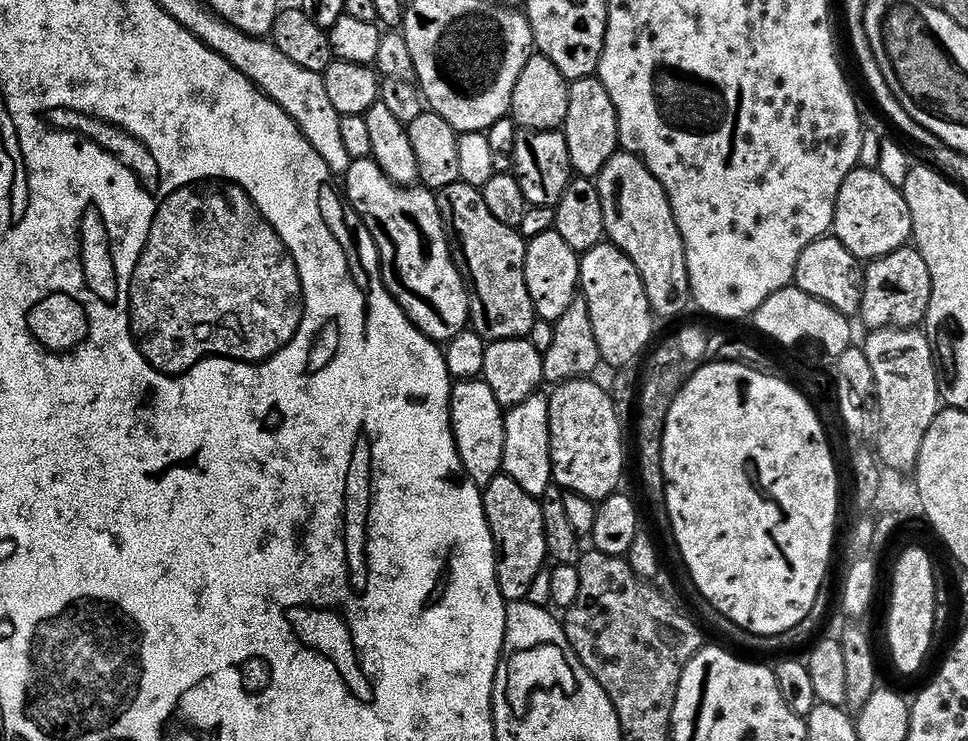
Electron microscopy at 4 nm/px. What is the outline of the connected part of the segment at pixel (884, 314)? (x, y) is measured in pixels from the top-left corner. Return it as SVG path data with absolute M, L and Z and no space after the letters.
M905 246L891 252L888 256L881 256L867 265L864 273L864 298L859 319L864 319L865 329L875 330L878 328L903 328L905 330L915 329L923 325L924 315L930 306L930 294L932 283L930 282L930 270L926 270L926 262L922 262L922 254L917 252L915 247Z

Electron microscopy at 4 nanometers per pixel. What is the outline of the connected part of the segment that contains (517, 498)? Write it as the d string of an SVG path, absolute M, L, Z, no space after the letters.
M503 474L496 476L489 482L482 492L484 498L484 513L488 519L488 525L492 531L492 537L496 543L496 554L498 563L496 566L496 577L500 593L505 601L515 602L517 600L528 600L531 597L532 587L536 584L536 579L540 576L540 571L544 568L544 563L549 563L548 547L546 546L546 530L542 522L542 506L537 497L526 494L514 478Z

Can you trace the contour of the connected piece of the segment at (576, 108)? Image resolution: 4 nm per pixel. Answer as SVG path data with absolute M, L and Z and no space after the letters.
M599 78L571 81L568 97L570 110L566 110L562 135L569 147L573 173L580 178L599 177L606 162L610 162L620 148L620 119L616 107Z

